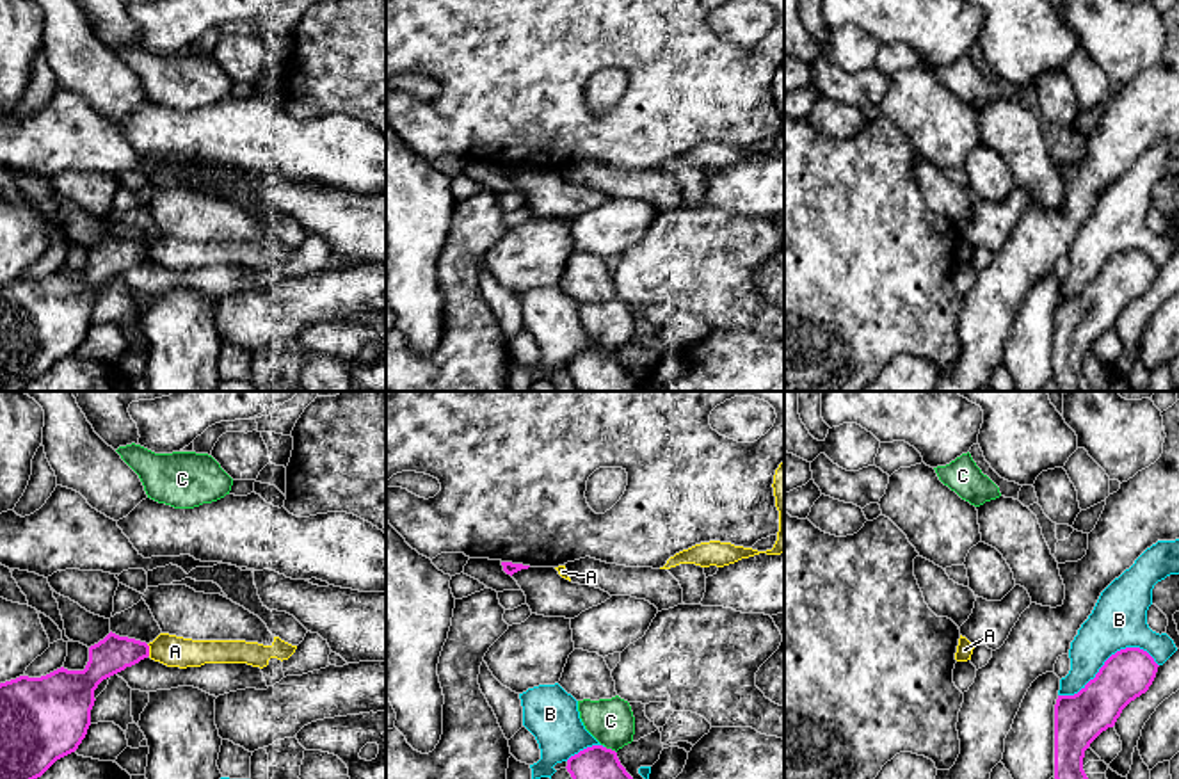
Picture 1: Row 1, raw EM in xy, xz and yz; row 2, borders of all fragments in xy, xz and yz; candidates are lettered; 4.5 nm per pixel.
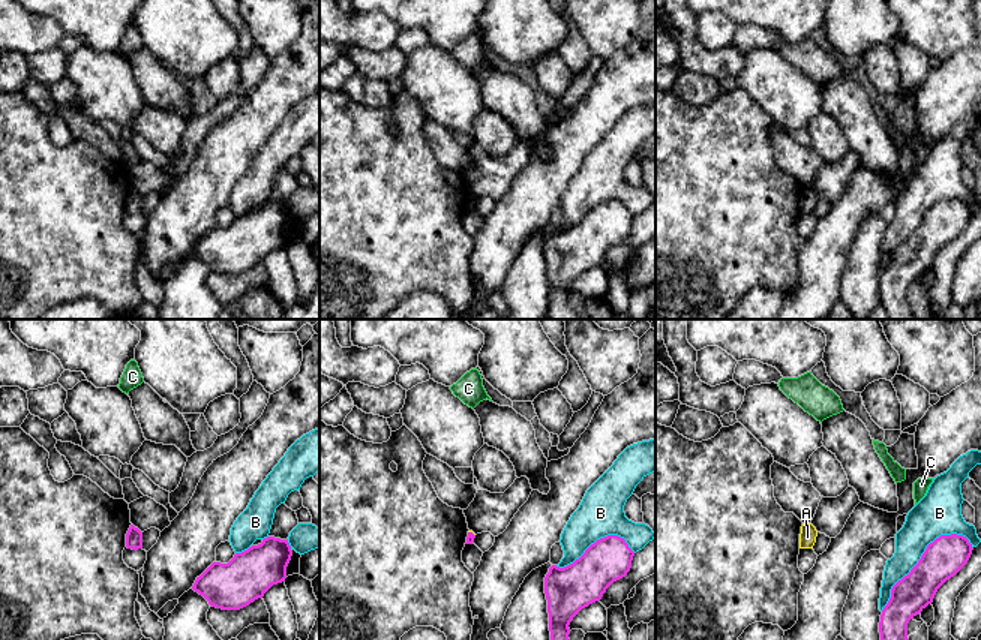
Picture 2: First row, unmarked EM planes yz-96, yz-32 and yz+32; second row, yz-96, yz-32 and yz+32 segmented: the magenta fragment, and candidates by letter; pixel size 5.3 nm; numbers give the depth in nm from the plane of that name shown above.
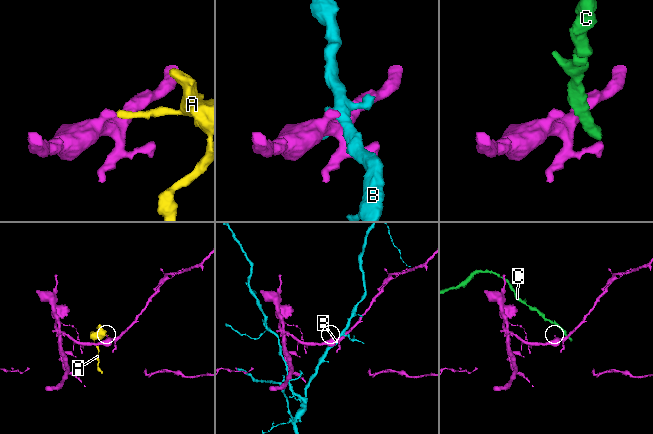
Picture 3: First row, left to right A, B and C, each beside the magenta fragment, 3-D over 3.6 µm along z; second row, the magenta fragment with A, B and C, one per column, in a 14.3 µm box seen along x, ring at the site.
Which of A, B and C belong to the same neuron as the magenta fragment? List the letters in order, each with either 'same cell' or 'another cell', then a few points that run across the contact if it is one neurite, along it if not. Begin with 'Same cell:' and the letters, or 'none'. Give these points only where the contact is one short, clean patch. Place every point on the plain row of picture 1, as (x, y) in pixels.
Same cell: none
A: another cell; line xy (146, 246), (150, 256)
B: another cell
C: another cell; line xz (605, 347), (616, 354)

